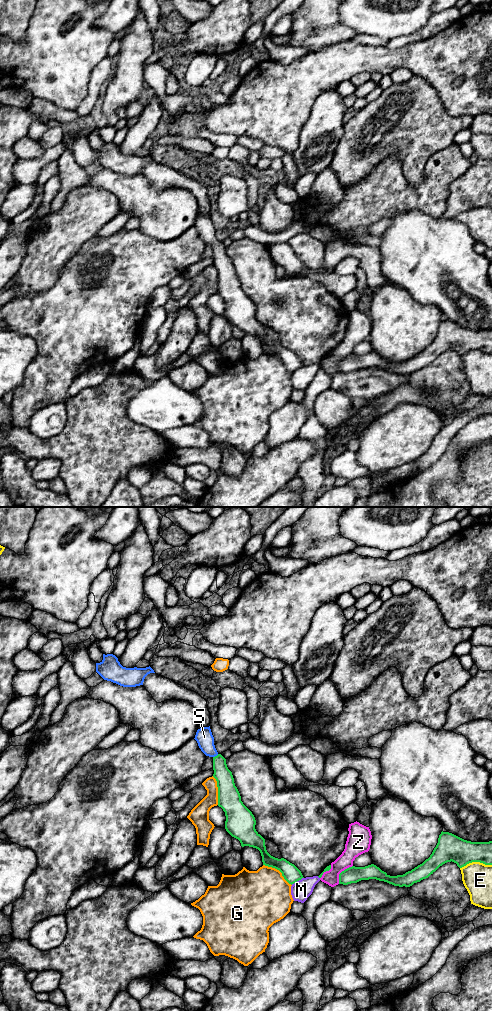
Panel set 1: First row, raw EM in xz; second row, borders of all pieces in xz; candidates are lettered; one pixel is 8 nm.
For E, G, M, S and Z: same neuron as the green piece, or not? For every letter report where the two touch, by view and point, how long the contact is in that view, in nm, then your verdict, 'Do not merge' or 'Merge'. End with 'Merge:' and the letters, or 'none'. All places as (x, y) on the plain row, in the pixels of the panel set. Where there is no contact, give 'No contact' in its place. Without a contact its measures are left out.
E: Touches green at xz (475, 349). Shared border 260 nm. Do not merge
G: Touches green at xz (278, 357). Shared border 280 nm. Do not merge
M: Touches green at xz (297, 368). Shared border 120 nm. Do not merge
S: Touches green at xz (215, 244). Shared border 50 nm. Merge
Z: Touches green at xz (341, 360). Shared border 190 nm. Do not merge
Merge: S

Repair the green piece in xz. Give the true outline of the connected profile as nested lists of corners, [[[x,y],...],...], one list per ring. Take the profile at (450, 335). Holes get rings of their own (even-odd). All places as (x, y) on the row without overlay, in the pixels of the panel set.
[[[442,319],[439,323],[438,331],[430,345],[411,359],[408,359],[403,363],[390,364],[374,352],[365,355],[352,354],[345,357],[339,362],[339,372],[348,373],[351,371],[357,371],[361,368],[376,367],[379,369],[387,370],[394,374],[410,375],[414,371],[420,370],[421,368],[428,366],[440,354],[451,349],[456,351],[459,356],[462,356],[472,350],[480,350],[485,353],[492,353],[492,329],[471,330],[464,328],[452,321]]]

